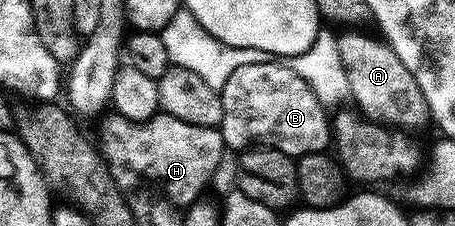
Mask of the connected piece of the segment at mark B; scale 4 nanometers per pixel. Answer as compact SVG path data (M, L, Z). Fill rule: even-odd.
M277 60L236 67L220 92L224 107L220 132L227 150L242 151L261 143L297 159L305 153L323 152L331 144L332 128L326 122L323 102L305 79Z

